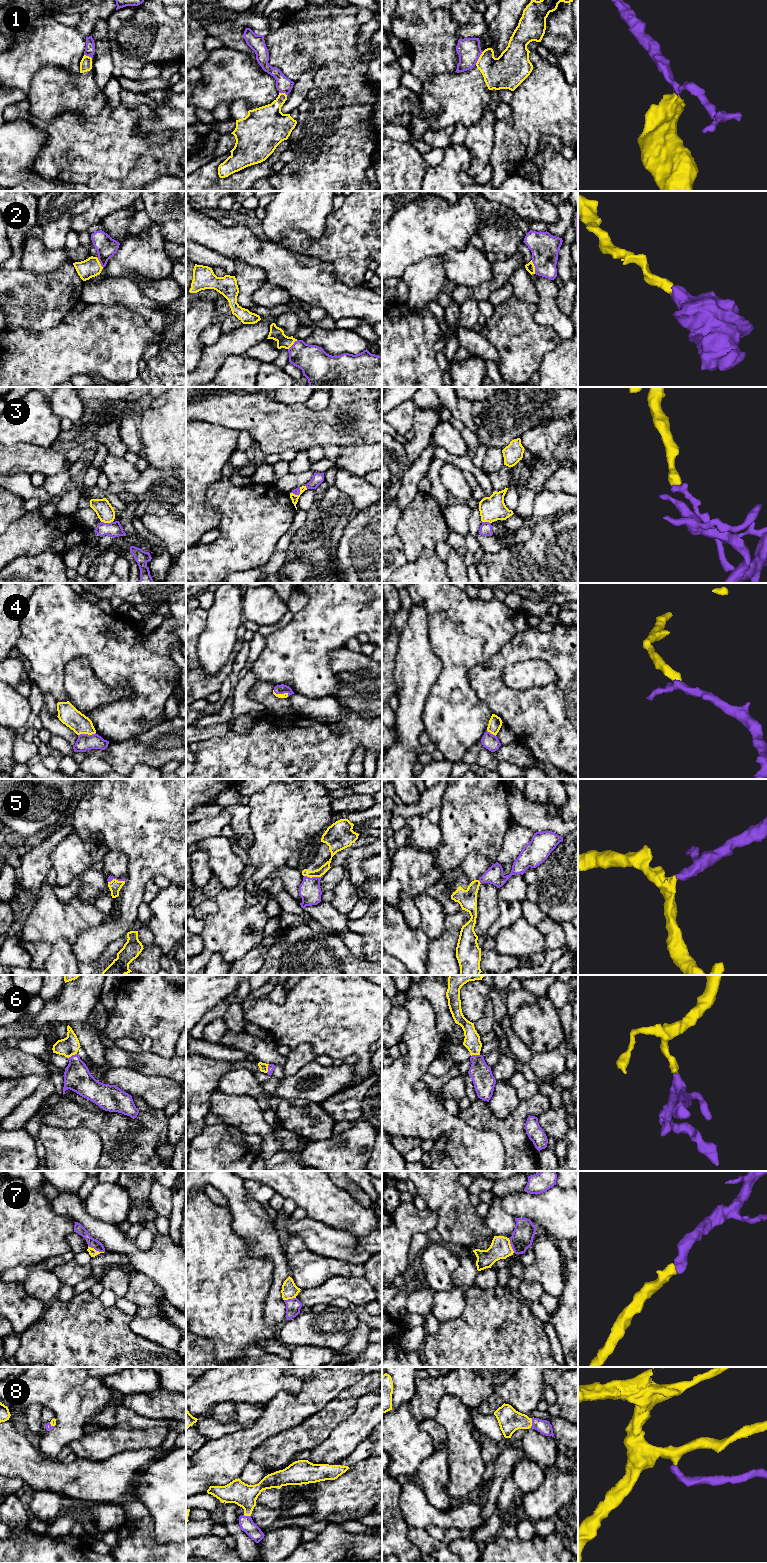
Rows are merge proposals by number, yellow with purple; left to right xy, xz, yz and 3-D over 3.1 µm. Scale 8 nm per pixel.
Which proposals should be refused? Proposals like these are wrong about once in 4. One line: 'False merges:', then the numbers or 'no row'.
False merges: 1, 3

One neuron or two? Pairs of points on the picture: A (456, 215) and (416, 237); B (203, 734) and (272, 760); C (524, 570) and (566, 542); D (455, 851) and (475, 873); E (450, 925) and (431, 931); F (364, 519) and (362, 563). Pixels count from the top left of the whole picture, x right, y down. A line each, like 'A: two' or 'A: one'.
A: one
B: two
C: one
D: two
E: two
F: one

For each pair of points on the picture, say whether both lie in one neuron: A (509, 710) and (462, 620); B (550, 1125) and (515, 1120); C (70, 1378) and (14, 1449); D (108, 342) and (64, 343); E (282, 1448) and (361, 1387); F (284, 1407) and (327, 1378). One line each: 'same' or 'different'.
A: different
B: different
C: different
D: same
E: same
F: same

